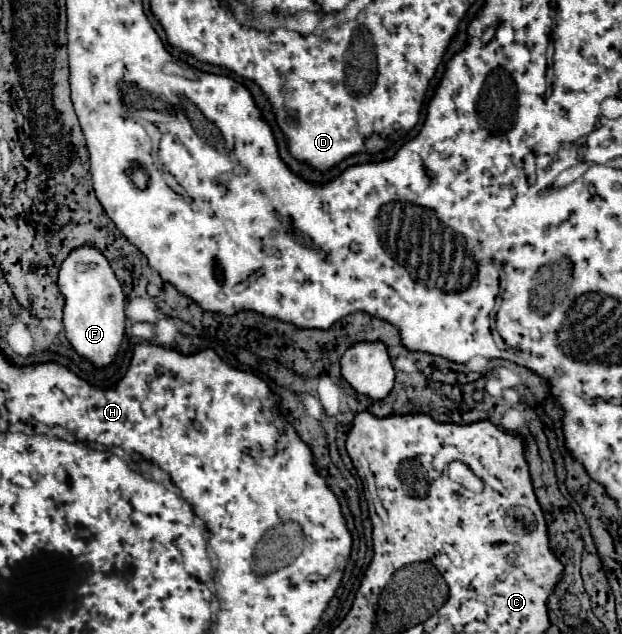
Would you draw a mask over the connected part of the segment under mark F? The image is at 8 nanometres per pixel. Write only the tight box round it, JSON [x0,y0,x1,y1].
[58,246,126,366]

